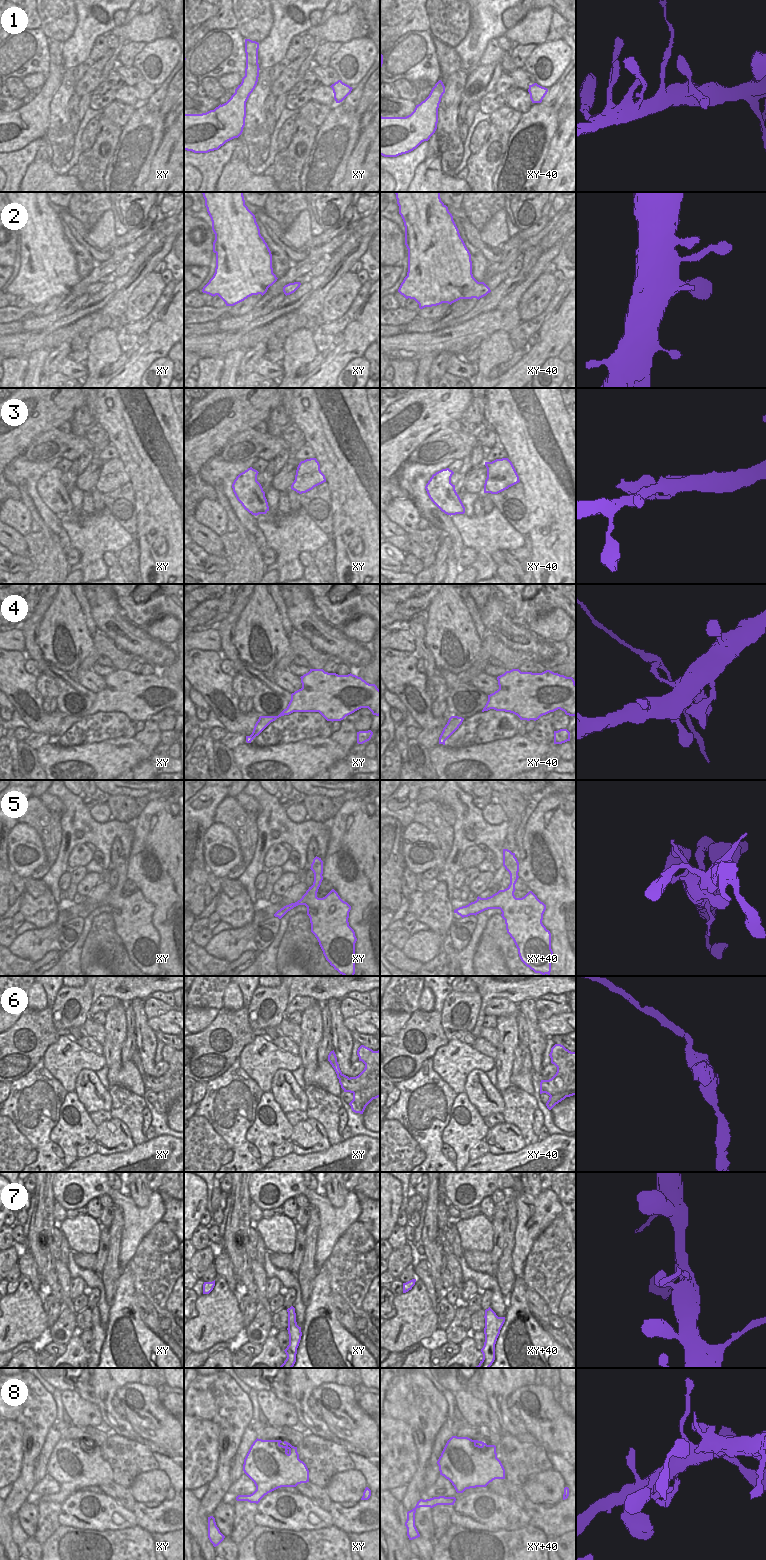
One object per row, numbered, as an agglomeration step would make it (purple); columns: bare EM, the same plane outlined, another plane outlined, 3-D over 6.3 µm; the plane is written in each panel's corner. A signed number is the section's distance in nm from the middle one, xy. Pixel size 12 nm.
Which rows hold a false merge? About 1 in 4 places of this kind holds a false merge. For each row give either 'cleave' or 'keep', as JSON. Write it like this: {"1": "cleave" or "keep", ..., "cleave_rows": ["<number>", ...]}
{"1": "cleave", "2": "keep", "3": "keep", "4": "cleave", "5": "keep", "6": "cleave", "7": "keep", "8": "keep", "cleave_rows": ["1", "4", "6"]}

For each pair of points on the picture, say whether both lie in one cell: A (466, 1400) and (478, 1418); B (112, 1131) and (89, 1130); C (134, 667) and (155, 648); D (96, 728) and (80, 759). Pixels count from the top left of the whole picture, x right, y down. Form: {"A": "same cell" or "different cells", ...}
{"A": "same cell", "B": "different cells", "C": "different cells", "D": "different cells"}

